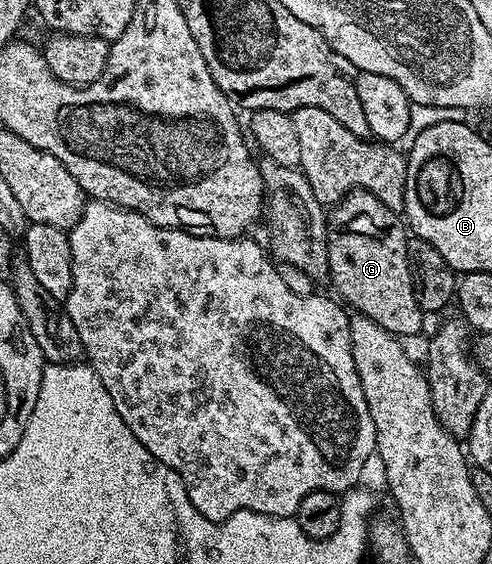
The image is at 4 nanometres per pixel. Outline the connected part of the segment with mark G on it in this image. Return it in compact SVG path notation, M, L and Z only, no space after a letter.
M352 190L331 207L327 220L328 278L335 293L357 315L372 318L386 332L404 340L418 333L425 315L414 296L408 263L410 234L401 215L386 208L369 190Z

